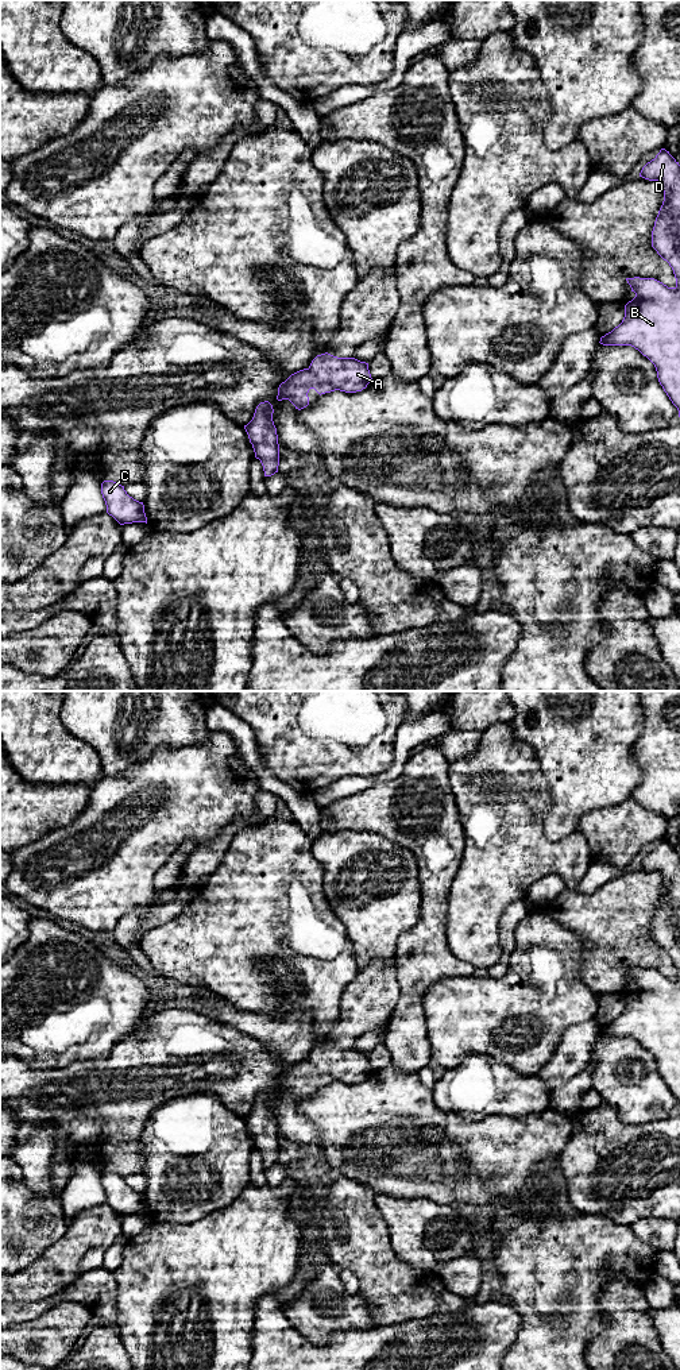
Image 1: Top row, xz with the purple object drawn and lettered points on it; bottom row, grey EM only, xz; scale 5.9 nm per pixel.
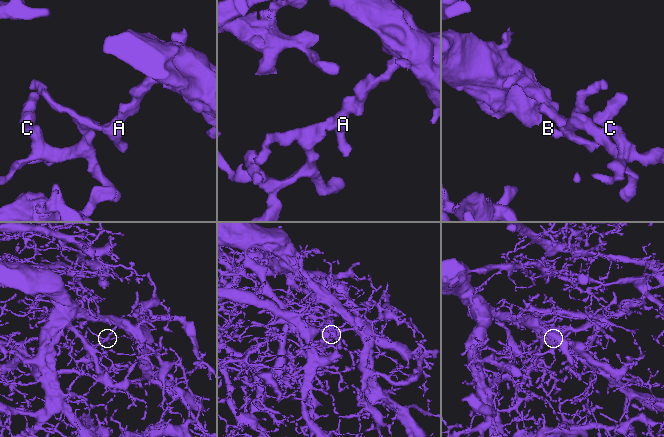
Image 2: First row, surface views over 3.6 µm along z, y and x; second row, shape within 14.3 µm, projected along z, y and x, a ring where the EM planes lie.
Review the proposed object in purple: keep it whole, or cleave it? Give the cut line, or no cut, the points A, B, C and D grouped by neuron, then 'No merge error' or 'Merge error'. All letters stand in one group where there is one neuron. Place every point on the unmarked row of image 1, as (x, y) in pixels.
No split. Groups: A B C D. No merge error

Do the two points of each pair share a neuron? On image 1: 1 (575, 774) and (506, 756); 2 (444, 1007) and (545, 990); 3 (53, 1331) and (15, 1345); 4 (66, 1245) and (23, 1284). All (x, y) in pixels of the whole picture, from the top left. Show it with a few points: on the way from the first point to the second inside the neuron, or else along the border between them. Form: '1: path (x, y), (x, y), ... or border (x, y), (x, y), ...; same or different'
1: border (520, 740), (524, 740), (532, 748), (551, 794); different
2: path (470, 1007), (520, 1007); same
3: path (43, 1339), (24, 1342); same
4: path (57, 1255), (34, 1278); same

